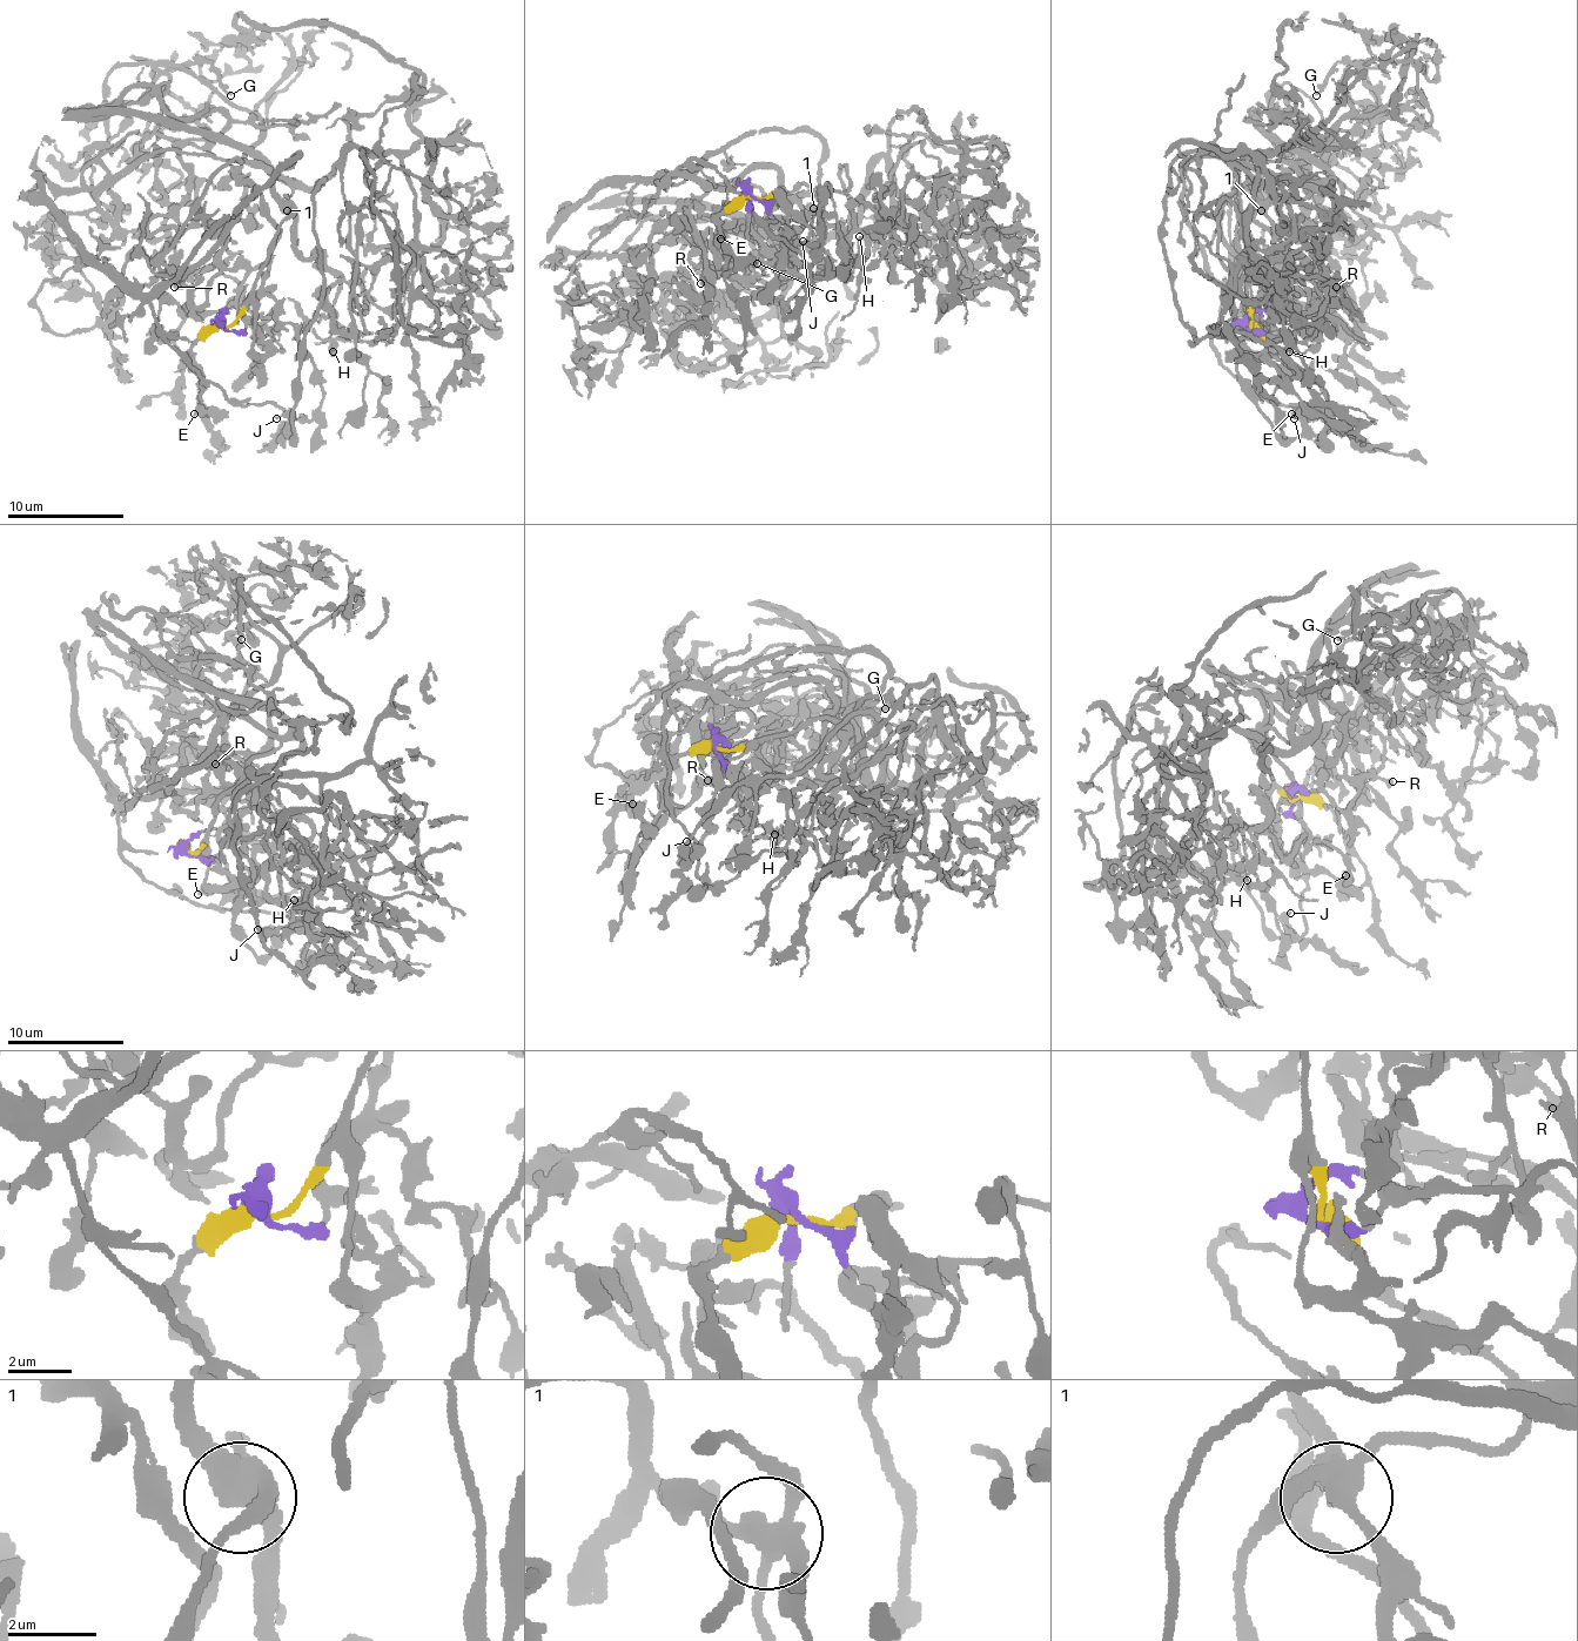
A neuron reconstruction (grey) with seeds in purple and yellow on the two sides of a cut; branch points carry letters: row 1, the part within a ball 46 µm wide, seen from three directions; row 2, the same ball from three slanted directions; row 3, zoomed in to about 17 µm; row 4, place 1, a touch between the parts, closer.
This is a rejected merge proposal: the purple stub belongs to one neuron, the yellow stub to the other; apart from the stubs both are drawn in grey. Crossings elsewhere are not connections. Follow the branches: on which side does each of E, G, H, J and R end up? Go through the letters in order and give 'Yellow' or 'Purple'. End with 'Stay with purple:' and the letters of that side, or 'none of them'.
E: Yellow
G: Purple
H: Purple
J: Yellow
R: Purple
Stay with purple: G, H, R

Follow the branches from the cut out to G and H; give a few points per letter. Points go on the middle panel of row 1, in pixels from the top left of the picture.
G: (749, 194), (805, 212), (770, 287), (676, 235), (685, 369), (758, 263)
H: (749, 194), (793, 240), (772, 167), (697, 165), (811, 129), (801, 202), (860, 261), (860, 196), (860, 237)

